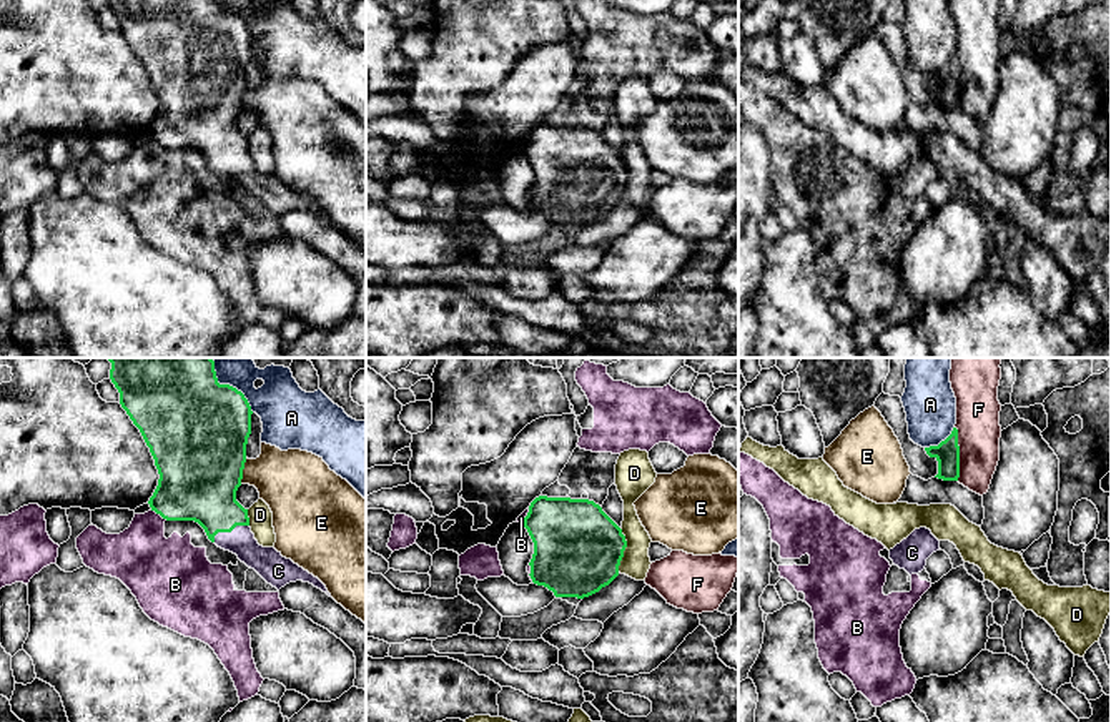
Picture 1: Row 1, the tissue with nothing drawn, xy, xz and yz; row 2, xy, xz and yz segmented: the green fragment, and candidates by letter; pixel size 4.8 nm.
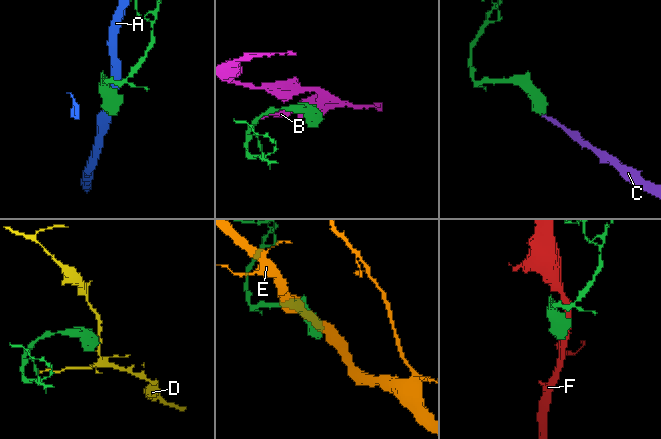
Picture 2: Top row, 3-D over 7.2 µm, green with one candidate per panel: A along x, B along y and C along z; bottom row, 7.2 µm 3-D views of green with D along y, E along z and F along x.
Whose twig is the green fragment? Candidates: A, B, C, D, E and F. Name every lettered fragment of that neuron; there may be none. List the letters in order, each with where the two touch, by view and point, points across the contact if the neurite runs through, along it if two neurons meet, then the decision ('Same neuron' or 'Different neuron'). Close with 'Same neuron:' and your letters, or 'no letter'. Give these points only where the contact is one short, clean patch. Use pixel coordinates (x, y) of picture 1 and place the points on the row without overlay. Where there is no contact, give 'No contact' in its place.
A: Touches green at xy (235, 15). Different neuron
B: Touches green at xy (160, 142). Different neuron
C: Touches green at xy (228, 158). Path across: xy (202, 115), (227, 150), (228, 158), (255, 183), (268, 190). Same neuron
D: Touches green at xz (624, 177). Boundary: xz (621, 155), (626, 165), (626, 177), (617, 198). Different neuron
E: Touches green at xy (241, 98). Different neuron
F: Touches green at yz (958, 80). Different neuron
Same neuron: C

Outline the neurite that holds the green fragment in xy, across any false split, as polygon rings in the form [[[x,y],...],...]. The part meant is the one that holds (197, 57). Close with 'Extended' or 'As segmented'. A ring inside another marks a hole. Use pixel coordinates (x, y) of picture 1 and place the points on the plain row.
[[[110,0],[120,32],[140,57],[155,87],[160,106],[150,125],[151,138],[166,148],[195,148],[218,175],[238,183],[278,218],[303,208],[326,220],[326,213],[286,186],[274,175],[263,175],[249,155],[248,136],[236,128],[251,62],[251,33],[244,22],[220,12],[216,0]]]. Extended

